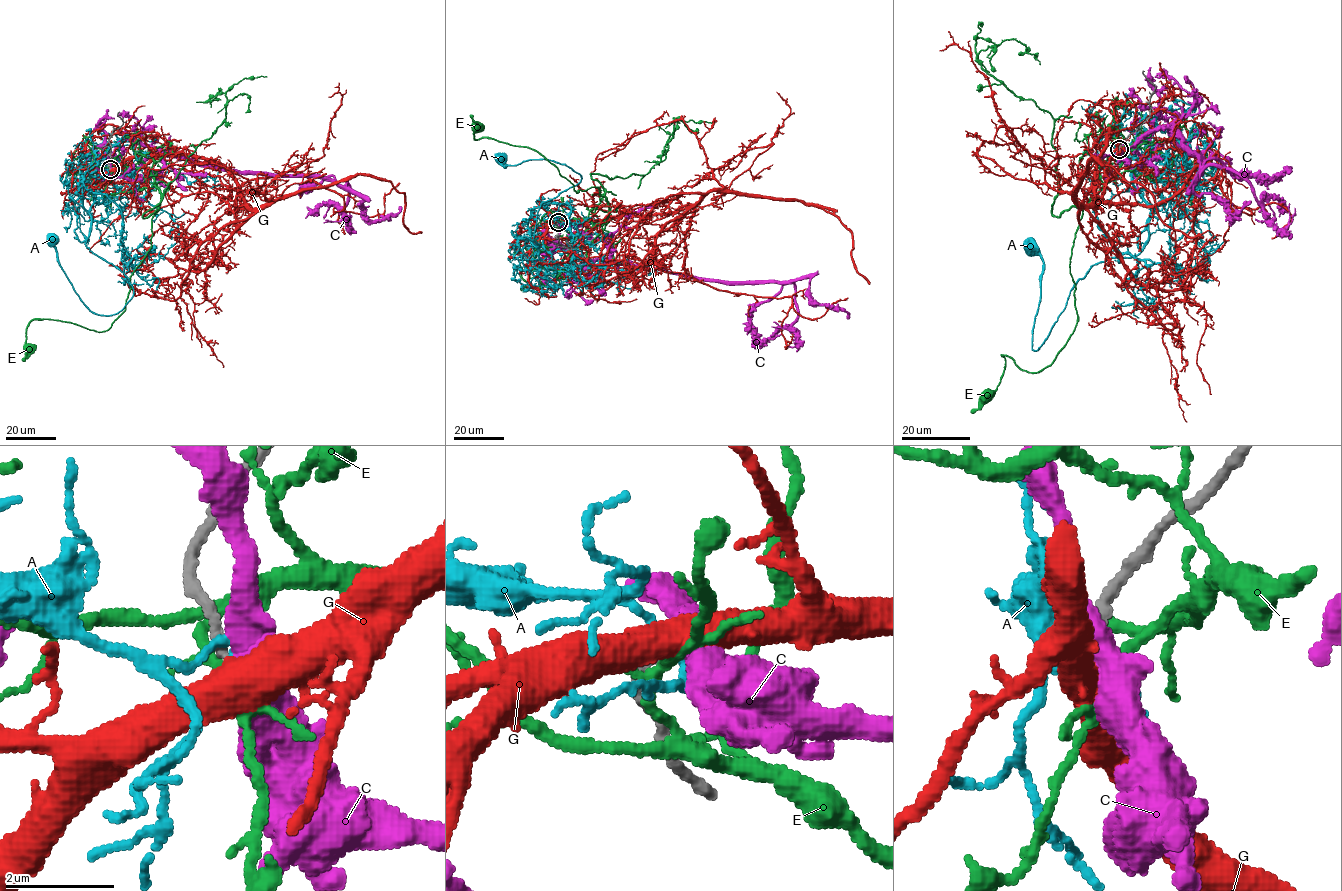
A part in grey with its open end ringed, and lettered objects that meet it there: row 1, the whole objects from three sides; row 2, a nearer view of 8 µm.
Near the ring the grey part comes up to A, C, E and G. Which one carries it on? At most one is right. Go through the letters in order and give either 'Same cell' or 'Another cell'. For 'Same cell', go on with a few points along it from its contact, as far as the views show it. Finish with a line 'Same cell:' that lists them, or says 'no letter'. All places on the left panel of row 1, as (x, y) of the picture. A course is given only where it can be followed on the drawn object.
A: Another cell
C: Another cell
E: Another cell
G: Same cell. Its course: (109, 169), (203, 156), (239, 190), (237, 210), (243, 185), (302, 172), (367, 217), (400, 183)
Same cell: G

